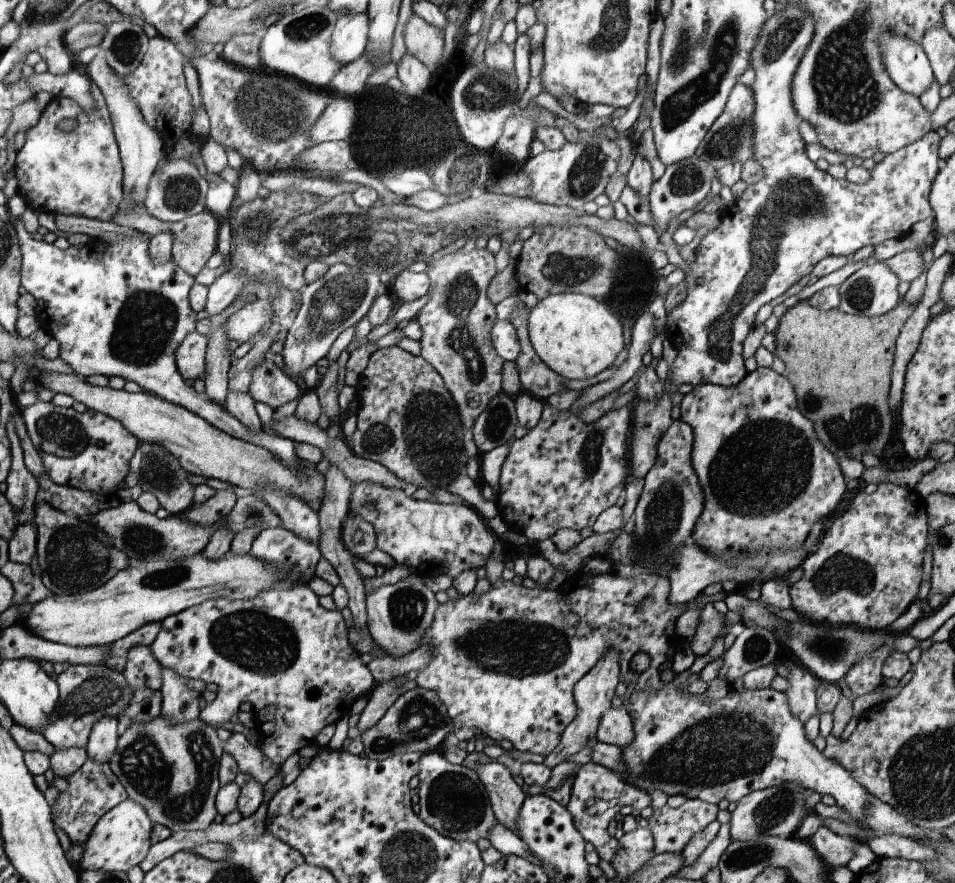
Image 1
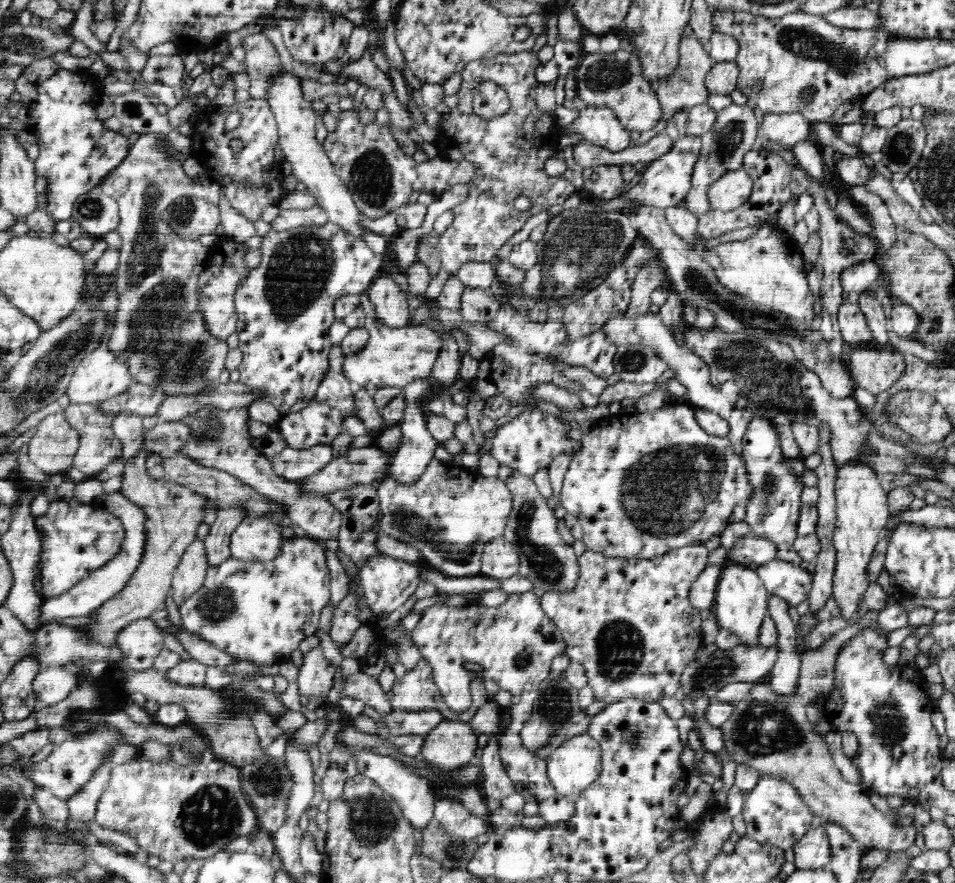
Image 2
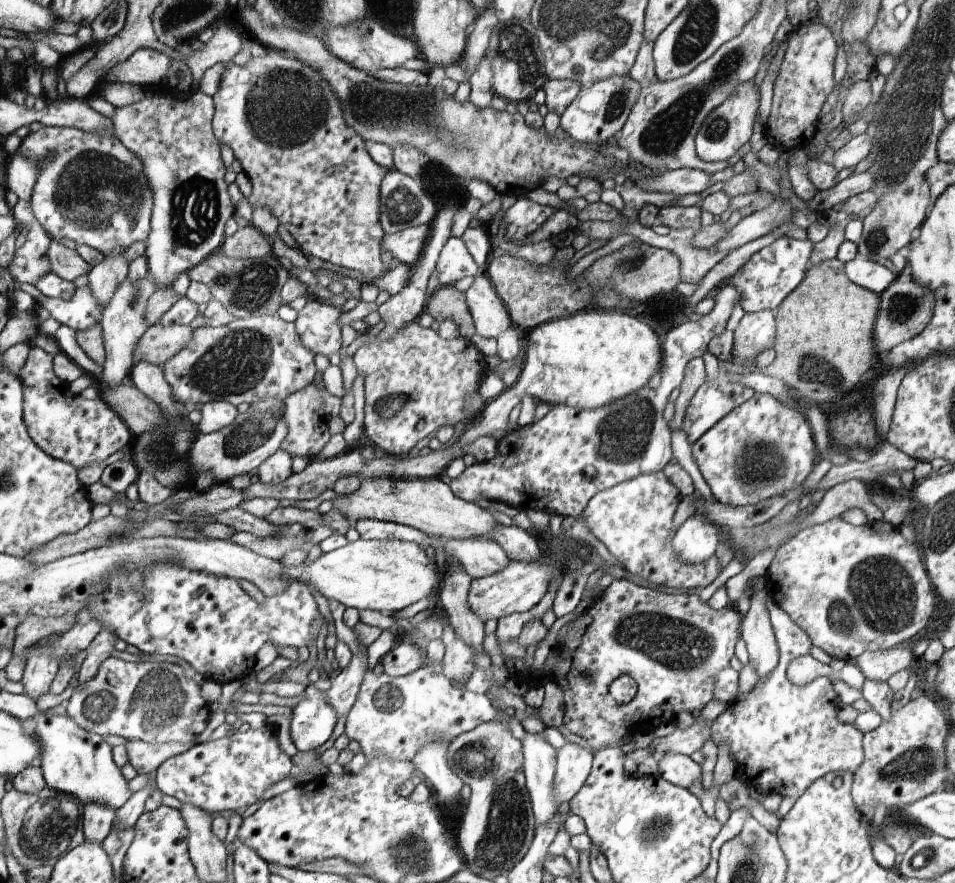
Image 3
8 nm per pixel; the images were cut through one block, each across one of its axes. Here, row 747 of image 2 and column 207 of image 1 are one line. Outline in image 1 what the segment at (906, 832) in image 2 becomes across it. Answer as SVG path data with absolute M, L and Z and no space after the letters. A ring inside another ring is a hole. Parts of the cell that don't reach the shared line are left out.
M160 715L146 724L132 724L119 736L116 754L112 754L109 765L112 772L126 787L128 796L147 810L148 818L156 824L166 826L172 833L178 830L188 832L206 830L216 818L214 798L218 798L218 766L222 756L222 744L216 728L198 718L186 724L168 724Z

